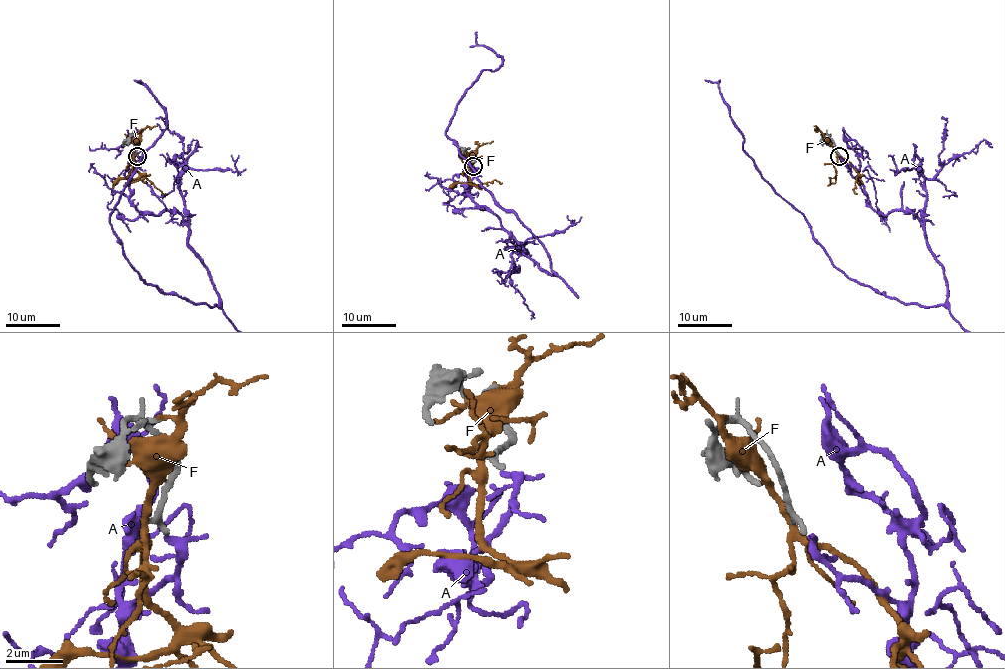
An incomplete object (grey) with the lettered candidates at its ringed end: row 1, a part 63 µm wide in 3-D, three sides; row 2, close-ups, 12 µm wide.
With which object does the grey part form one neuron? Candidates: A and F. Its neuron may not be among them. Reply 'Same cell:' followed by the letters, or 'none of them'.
Same cell: A

